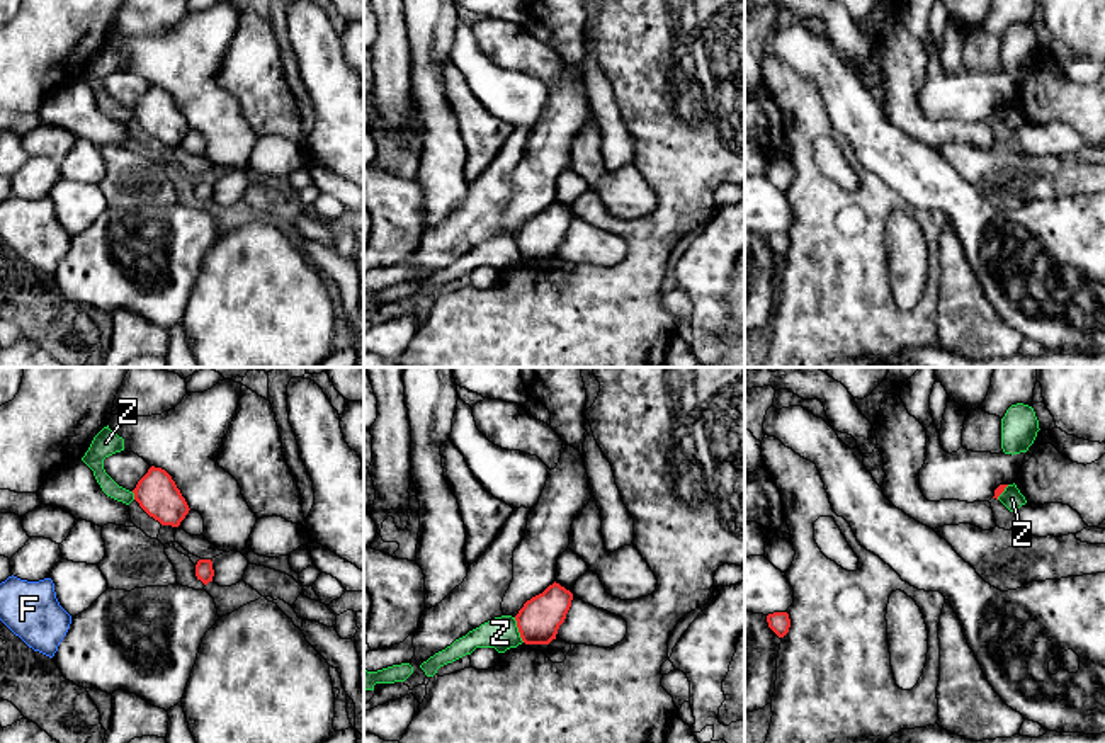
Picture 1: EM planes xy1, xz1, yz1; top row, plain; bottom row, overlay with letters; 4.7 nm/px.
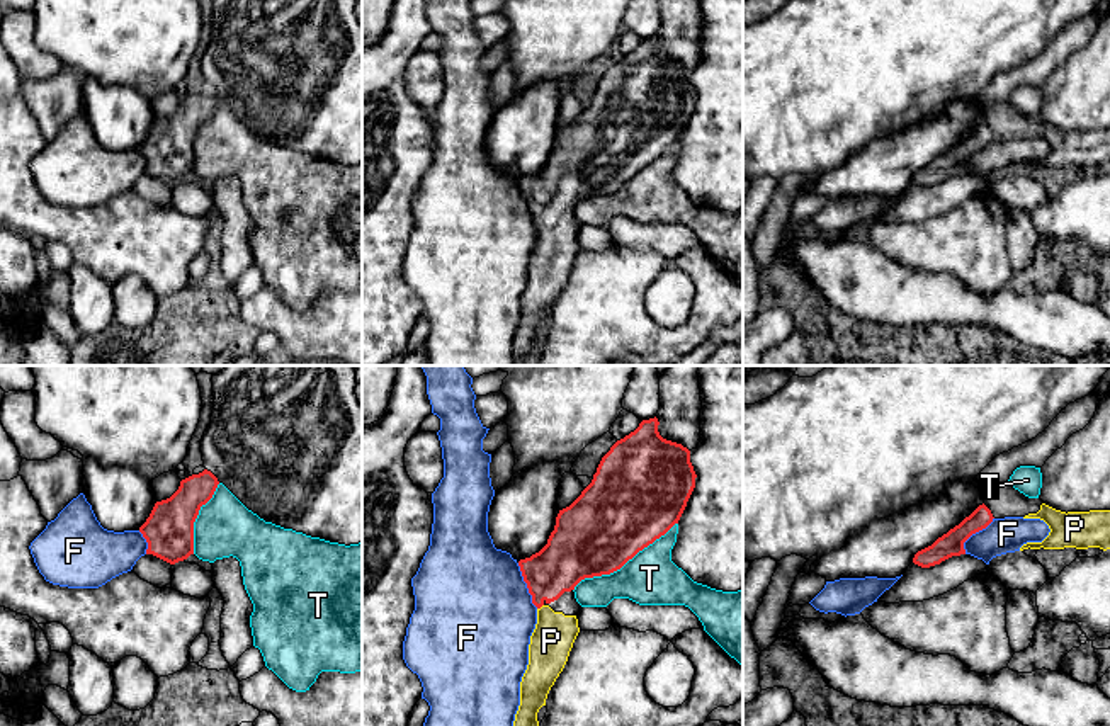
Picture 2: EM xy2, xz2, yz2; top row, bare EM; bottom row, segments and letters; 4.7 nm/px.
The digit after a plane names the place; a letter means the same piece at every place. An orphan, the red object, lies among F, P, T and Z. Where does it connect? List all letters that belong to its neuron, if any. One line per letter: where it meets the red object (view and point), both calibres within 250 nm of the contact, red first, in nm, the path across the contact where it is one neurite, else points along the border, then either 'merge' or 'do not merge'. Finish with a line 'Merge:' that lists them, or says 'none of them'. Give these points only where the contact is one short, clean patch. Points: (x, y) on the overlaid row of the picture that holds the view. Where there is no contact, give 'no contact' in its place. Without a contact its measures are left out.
F: meets red in xz2 at (527, 585); 260 nm thick on the red side, 480 nm on the other; border along xz2 (517, 563), (531, 601), (538, 607); do not merge
P: meets red in xz2 at (539, 607); 240 nm thick on the red side, 200 nm on the other; runs through xz2 (563, 561), (541, 587), (539, 607), (551, 626), (551, 641); merge
T: meets red in xz2 at (624, 563); 400 nm thick on the red side, 260 nm on the other; do not merge
Z: meets red in xz1 at (519, 629); 200 nm thick on the red side, 160 nm on the other; border along xz1 (514, 618), (519, 636), (524, 641); do not merge
Merge: P

